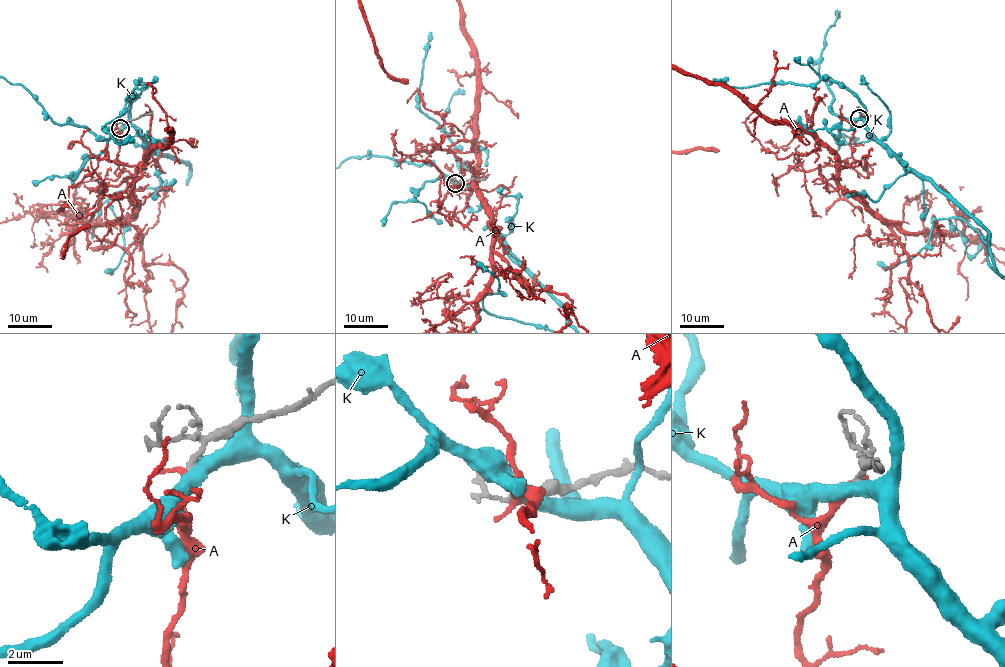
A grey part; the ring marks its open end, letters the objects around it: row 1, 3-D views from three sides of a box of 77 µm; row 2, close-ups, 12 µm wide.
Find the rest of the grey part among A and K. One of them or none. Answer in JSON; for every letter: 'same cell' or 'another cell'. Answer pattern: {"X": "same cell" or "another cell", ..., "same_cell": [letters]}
{"A": "same cell", "K": "another cell", "same_cell": ["A"]}

